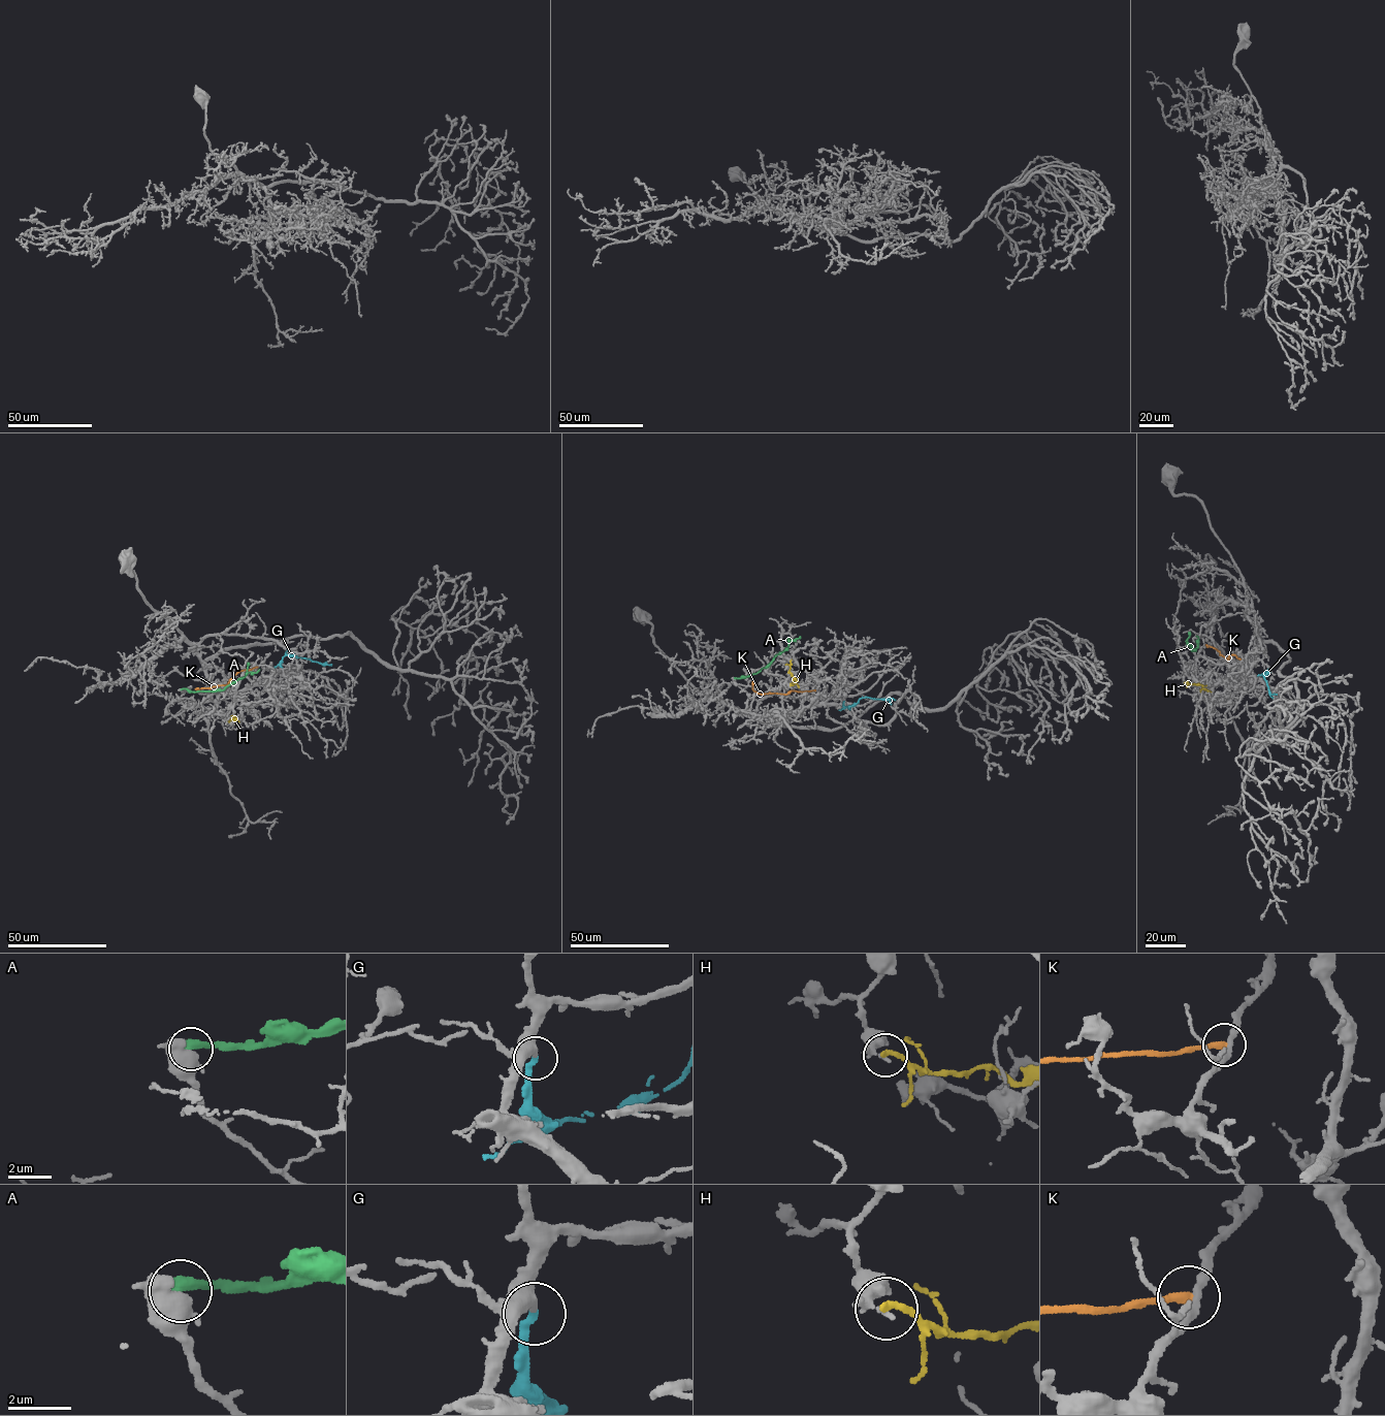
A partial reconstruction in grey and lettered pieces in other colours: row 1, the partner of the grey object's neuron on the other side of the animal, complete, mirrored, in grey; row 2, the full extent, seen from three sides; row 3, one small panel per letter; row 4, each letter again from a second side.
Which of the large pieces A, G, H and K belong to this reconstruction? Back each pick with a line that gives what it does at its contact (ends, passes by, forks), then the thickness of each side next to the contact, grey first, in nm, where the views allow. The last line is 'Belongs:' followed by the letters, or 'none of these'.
G: it ends | 400/240 nm
Belongs: G

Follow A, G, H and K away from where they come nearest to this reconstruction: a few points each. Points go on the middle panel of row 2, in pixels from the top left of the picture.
A: (735, 678), (750, 676), (768, 667), (777, 654), (785, 650), (791, 640), (800, 636)
G: (843, 701), (846, 707), (867, 697), (889, 699), (891, 704)
H: (791, 661), (790, 672), (796, 681), (790, 683)
K: (815, 690), (760, 694), (752, 689), (753, 681)

